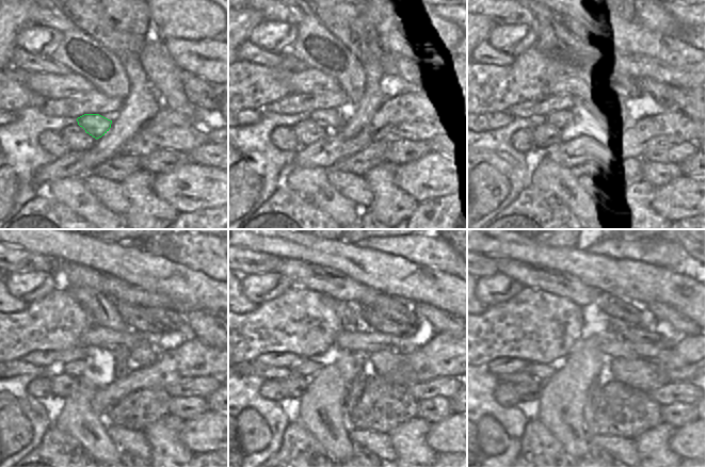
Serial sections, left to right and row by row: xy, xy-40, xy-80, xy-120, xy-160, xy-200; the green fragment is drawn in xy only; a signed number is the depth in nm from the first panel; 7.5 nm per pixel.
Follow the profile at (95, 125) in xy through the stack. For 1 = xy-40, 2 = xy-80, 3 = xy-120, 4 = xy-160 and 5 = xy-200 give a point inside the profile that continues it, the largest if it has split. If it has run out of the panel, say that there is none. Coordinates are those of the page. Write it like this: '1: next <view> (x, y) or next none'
1: next xy-40 (331, 120)
2: next xy-80 (560, 118)
3: next xy-120 (74, 366)
4: next xy-160 (308, 368)
5: next xy-200 (542, 372)

